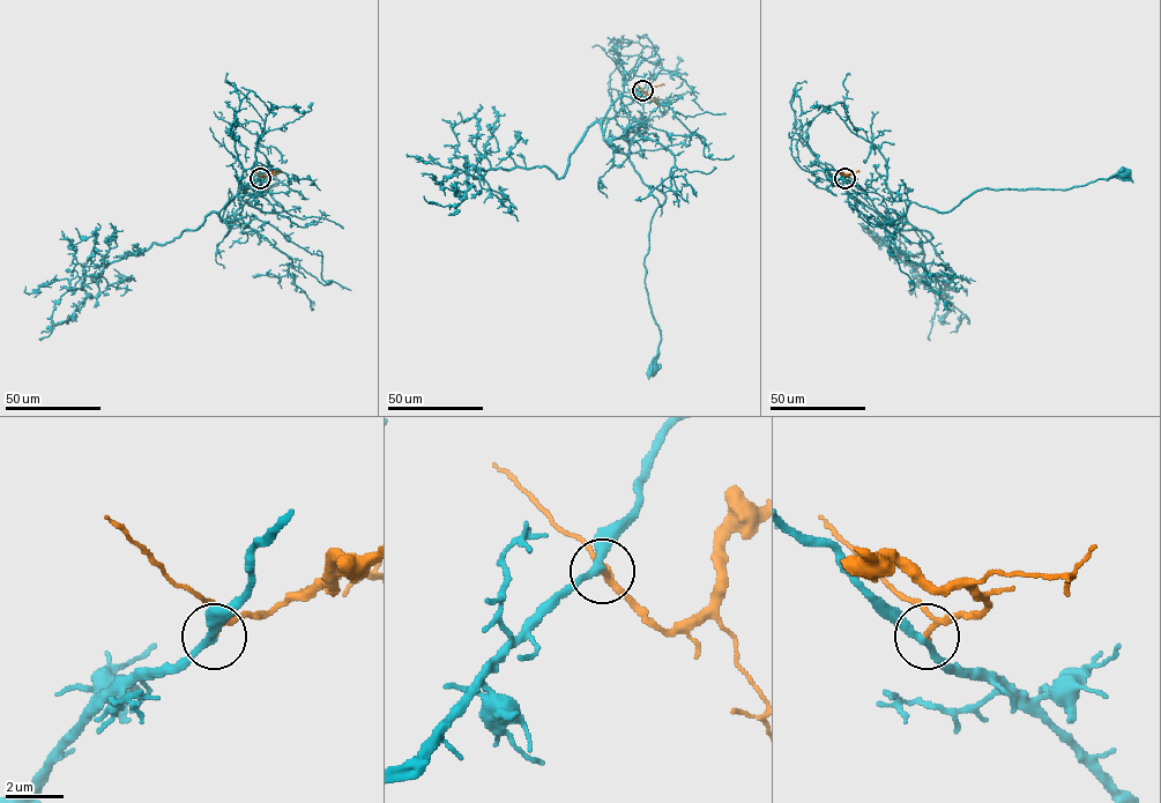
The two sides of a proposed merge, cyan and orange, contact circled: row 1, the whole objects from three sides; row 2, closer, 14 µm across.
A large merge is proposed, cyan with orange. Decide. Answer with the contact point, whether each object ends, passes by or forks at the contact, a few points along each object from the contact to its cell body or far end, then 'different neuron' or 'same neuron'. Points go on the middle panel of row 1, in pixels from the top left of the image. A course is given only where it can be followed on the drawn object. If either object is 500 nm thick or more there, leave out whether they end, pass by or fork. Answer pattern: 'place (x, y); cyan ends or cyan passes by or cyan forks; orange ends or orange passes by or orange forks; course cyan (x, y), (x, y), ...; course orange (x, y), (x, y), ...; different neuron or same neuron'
place (642, 90); cyan passes by; orange passes by; course cyan (642, 90), (608, 120), (603, 139), (665, 196), (653, 214), (645, 258), (645, 287), (661, 334), (654, 367); course orange (642, 90), (647, 94), (654, 87), (663, 86); same neuron

